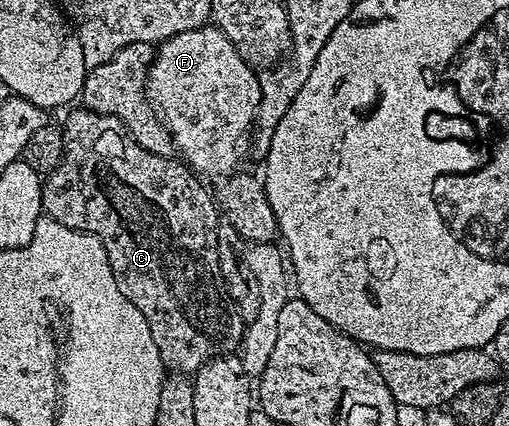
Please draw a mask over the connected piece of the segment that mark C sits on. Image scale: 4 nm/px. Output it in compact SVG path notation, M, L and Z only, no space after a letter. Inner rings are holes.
M83 107L76 108L73 108L71 110L73 113L62 122L62 129L68 133L68 145L72 145L72 153L88 153L88 149L92 149L92 161L96 161L96 169L70 169L61 163L52 173L47 174L43 178L41 187L43 212L66 227L94 235L102 243L110 267L114 271L114 279L118 283L122 295L126 295L126 299L130 299L130 303L134 303L134 307L138 307L138 311L142 311L142 319L146 319L146 323L150 327L154 347L158 347L158 355L164 363L165 370L192 375L214 357L235 354L239 350L240 341L244 338L246 322L226 300L226 294L222 288L220 268L218 267L218 251L216 250L216 229L212 226L212 216L218 212L213 194L209 190L207 193L200 186L199 181L201 182L201 180L192 173L187 165L172 157L154 155L142 148L134 138L128 135L126 126L116 117L92 113ZM140 173L160 173L160 185L154 186L148 193L147 187L139 181Z

